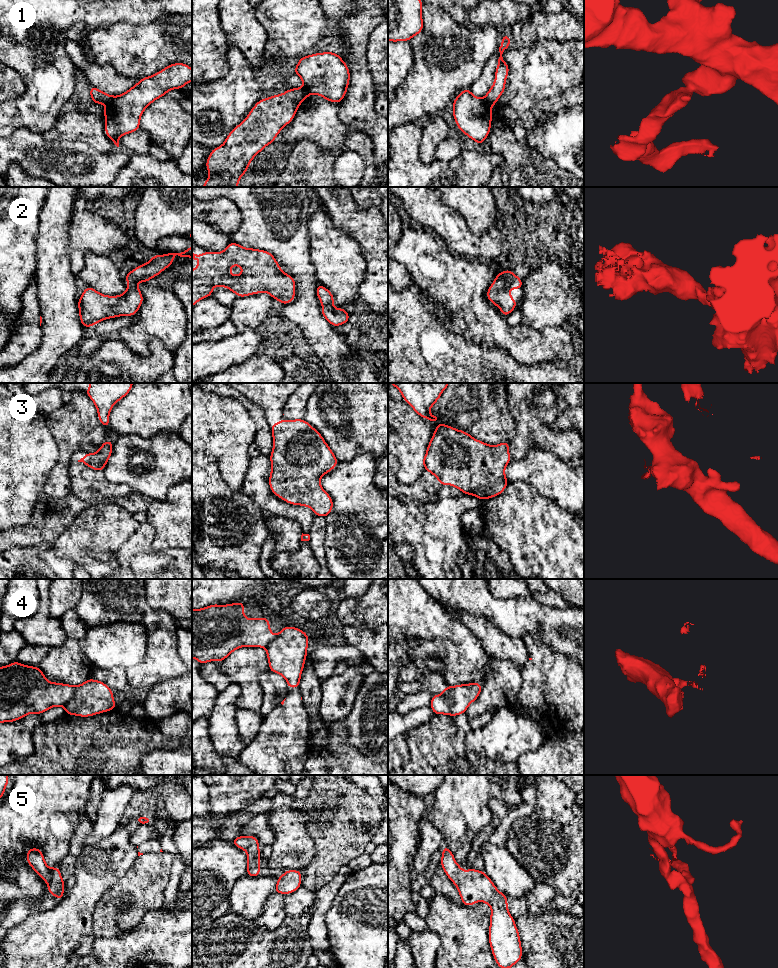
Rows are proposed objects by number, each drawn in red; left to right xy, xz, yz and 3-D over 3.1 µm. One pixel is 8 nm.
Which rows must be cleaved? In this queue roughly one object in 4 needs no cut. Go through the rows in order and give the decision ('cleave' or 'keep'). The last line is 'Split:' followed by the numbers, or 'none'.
1: cleave
2: keep
3: cleave
4: cleave
5: keep
Split: 1, 3, 4

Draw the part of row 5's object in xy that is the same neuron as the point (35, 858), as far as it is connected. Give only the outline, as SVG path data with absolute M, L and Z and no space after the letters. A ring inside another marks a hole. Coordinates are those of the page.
M29 848L27 850L26 860L32 869L48 885L48 892L57 897L60 901L64 896L64 883L61 877L60 868L49 868L45 863L44 854L39 848Z

